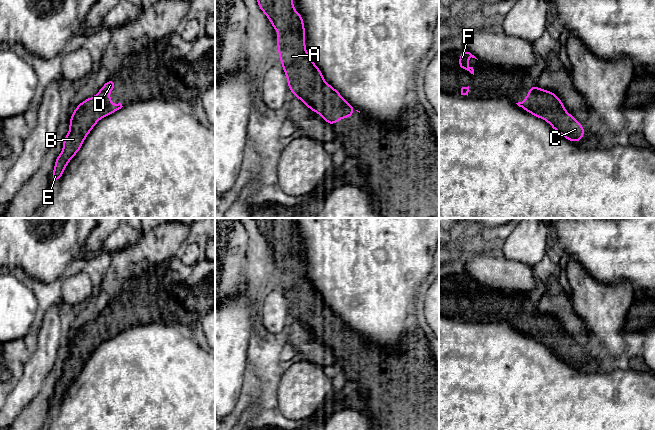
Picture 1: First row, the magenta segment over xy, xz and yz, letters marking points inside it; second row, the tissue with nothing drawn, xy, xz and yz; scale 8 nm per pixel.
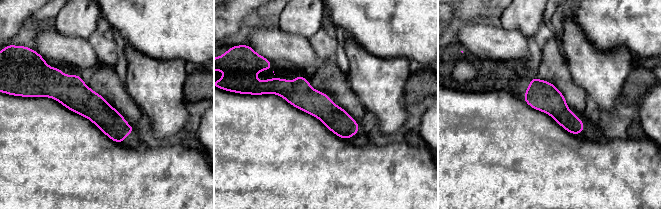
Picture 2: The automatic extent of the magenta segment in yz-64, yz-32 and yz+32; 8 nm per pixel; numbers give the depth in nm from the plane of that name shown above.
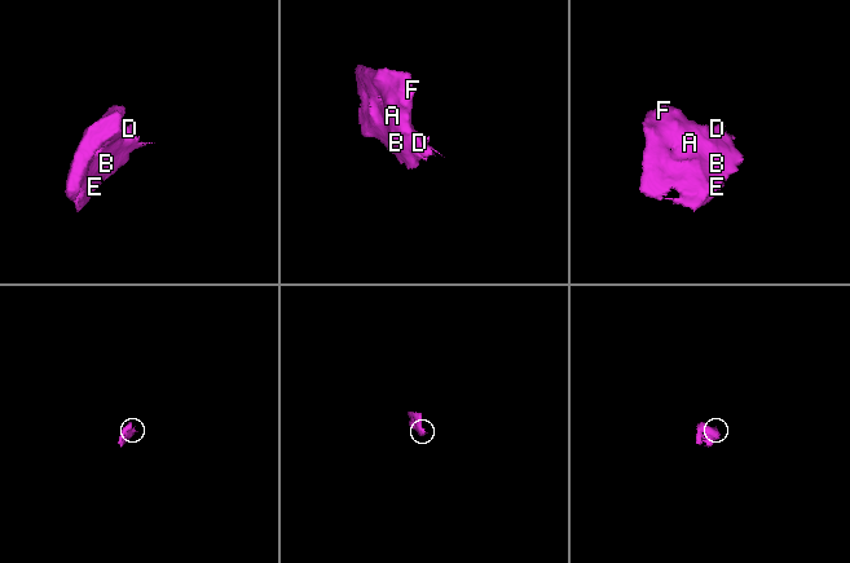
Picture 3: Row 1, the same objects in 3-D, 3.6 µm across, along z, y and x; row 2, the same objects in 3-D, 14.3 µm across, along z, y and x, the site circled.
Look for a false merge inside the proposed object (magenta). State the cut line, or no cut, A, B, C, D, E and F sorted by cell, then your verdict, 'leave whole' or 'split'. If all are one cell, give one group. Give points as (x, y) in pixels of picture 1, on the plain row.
cut none; groups A B C D E F; leave whole

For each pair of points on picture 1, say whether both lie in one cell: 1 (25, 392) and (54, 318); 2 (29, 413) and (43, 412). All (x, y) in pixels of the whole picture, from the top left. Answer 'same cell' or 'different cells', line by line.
1: same cell
2: same cell

